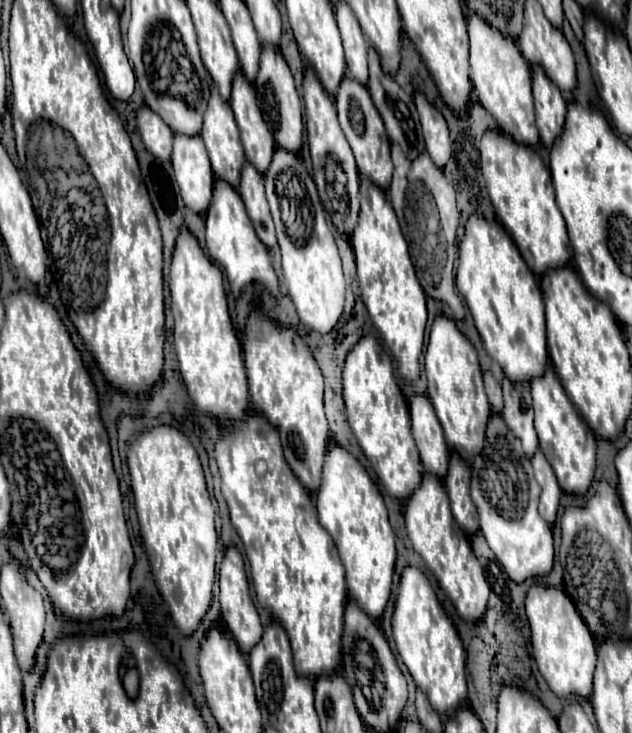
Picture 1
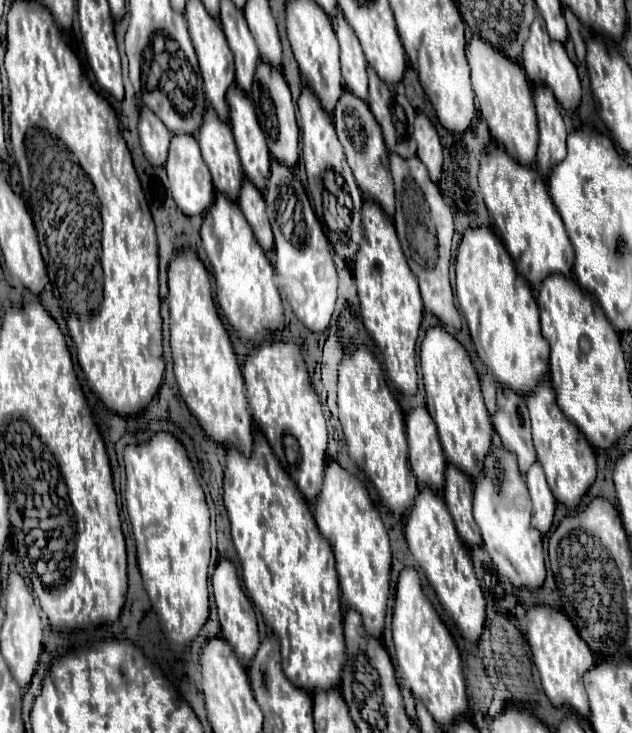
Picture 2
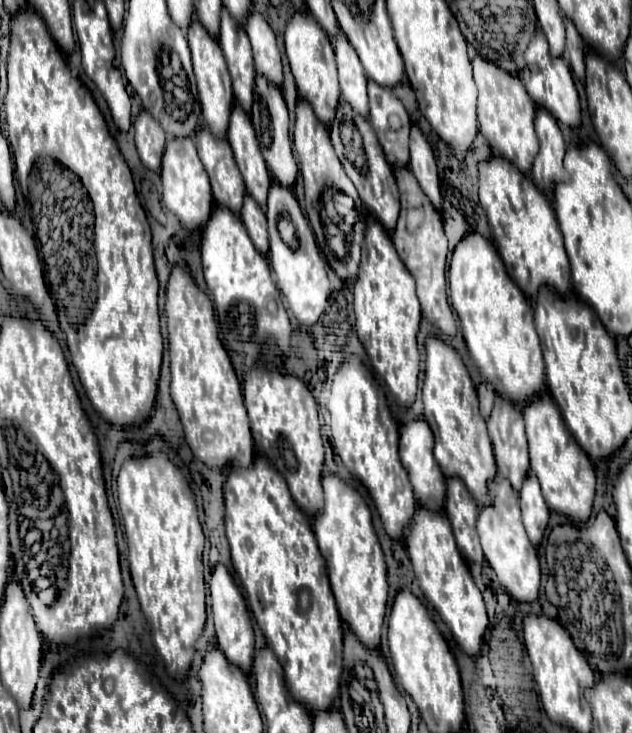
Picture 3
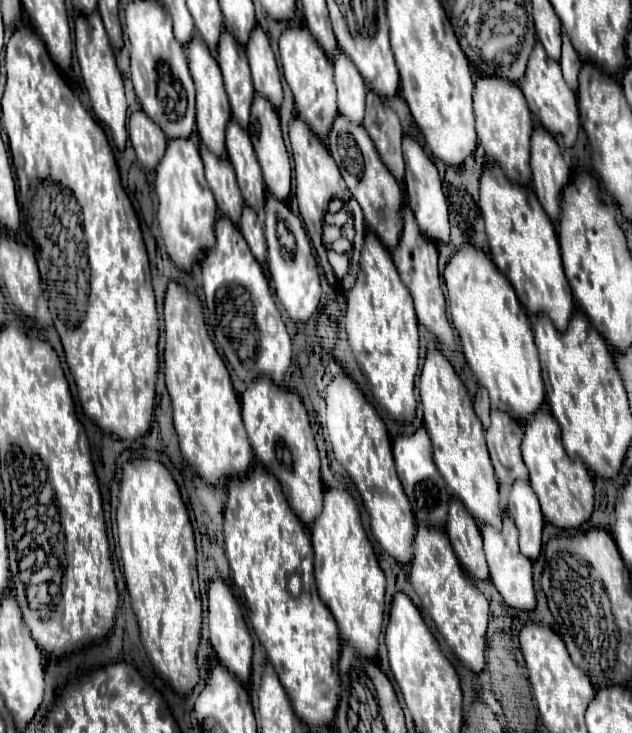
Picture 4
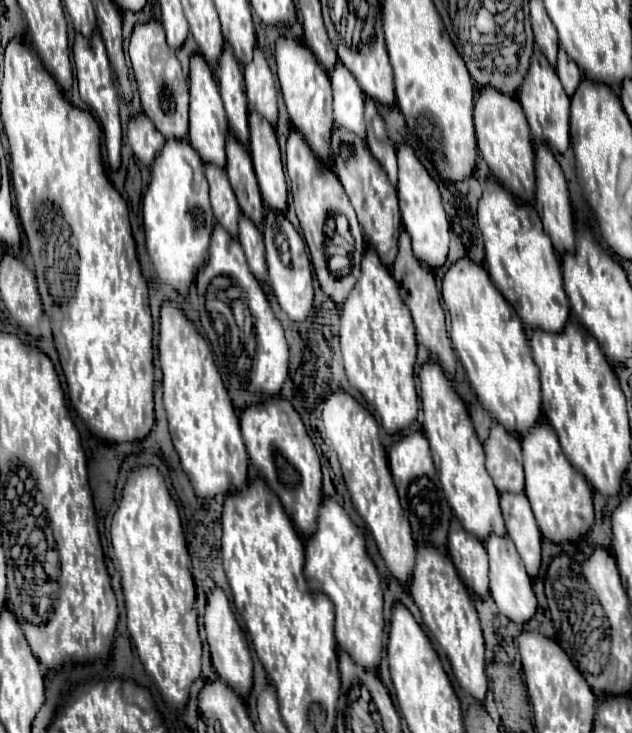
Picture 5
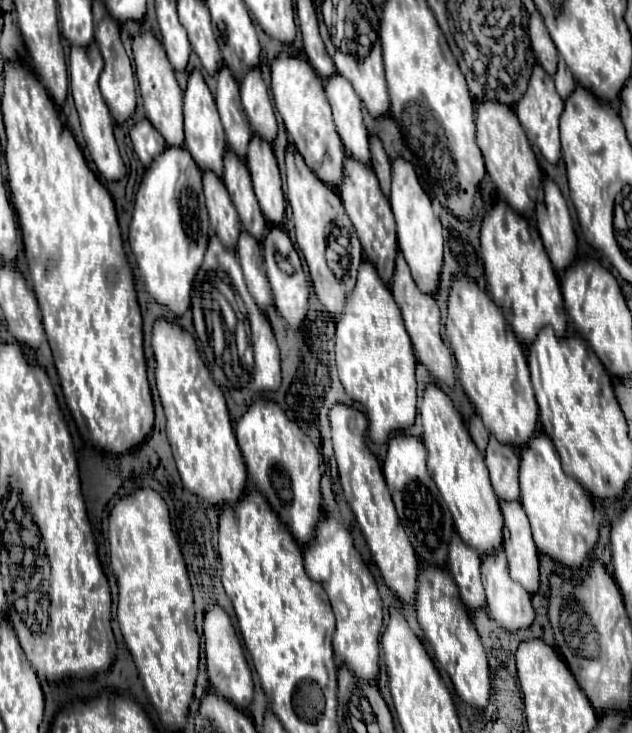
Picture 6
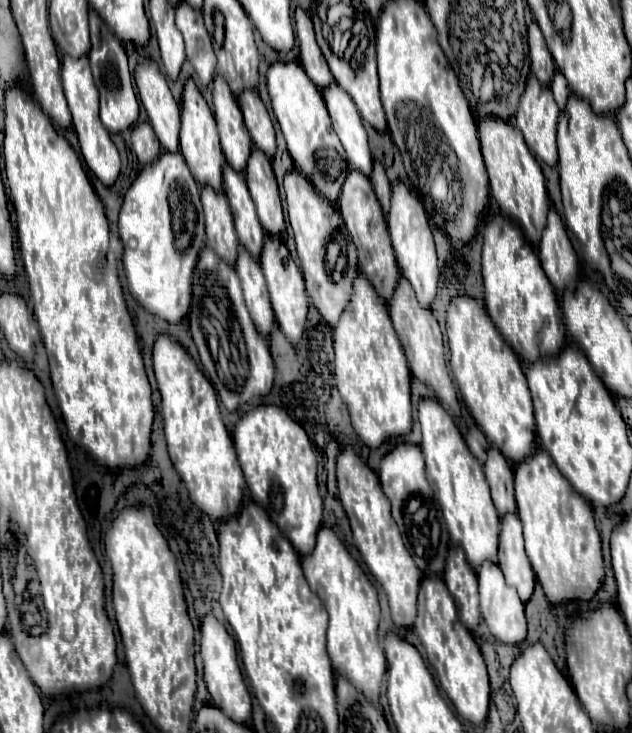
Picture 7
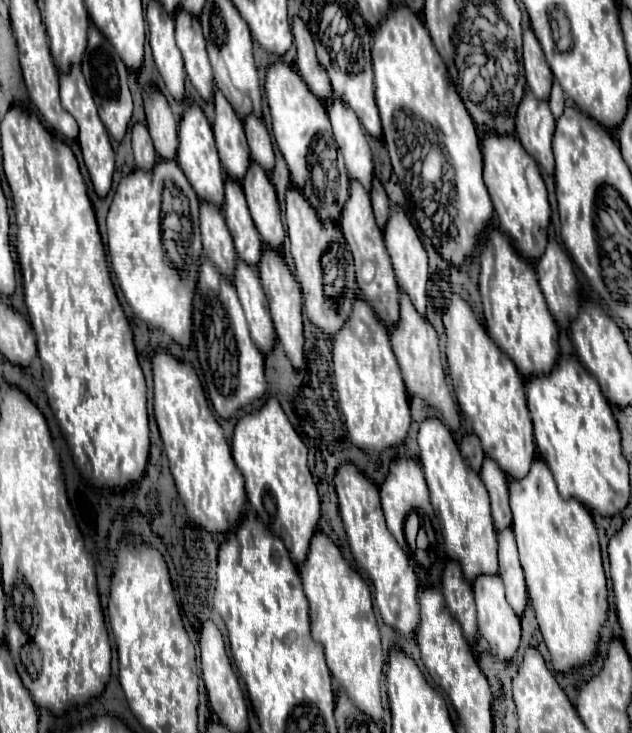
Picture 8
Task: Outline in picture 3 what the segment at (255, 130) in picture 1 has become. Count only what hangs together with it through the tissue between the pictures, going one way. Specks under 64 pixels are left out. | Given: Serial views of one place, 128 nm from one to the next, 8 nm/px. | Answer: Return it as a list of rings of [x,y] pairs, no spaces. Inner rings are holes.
[[[240,104],[232,106],[230,128],[228,128],[226,138],[234,150],[234,158],[236,158],[236,164],[240,168],[242,176],[244,176],[248,194],[254,196],[254,200],[260,206],[264,206],[272,178],[266,168],[264,156],[260,152],[260,142],[256,138],[252,120]]]

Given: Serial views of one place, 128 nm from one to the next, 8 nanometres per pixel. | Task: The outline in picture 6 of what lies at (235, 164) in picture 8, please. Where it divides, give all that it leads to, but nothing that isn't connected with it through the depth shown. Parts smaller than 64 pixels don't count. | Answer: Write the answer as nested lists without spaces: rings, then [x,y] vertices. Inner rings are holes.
[[[222,64],[222,68],[218,70],[218,88],[216,88],[214,98],[216,98],[220,118],[222,118],[224,132],[226,132],[228,148],[234,150],[244,160],[248,142],[252,138],[252,130],[240,102],[238,82],[226,64]]]

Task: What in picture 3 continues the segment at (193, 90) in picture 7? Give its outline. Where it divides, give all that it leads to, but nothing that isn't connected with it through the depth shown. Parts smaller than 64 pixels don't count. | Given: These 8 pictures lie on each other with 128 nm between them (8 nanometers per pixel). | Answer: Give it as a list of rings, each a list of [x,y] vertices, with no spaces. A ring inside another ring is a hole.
[[[196,16],[190,20],[190,26],[188,26],[188,42],[190,42],[190,50],[192,50],[192,64],[194,64],[194,74],[196,74],[204,122],[214,132],[214,136],[226,136],[230,108],[234,104],[234,94],[232,94],[230,72],[228,72],[226,60],[222,56],[222,48],[218,44],[218,40],[214,40],[206,32],[206,28],[202,26],[202,22]]]

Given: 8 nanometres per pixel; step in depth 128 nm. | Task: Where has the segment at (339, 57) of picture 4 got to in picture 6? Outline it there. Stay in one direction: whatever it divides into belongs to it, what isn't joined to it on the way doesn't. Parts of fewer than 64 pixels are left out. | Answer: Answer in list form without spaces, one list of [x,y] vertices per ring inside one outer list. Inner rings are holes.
[[[334,74],[330,76],[330,80],[324,80],[324,88],[344,148],[352,152],[356,160],[368,164],[370,152],[368,152],[368,132],[362,120],[362,100],[342,74]]]

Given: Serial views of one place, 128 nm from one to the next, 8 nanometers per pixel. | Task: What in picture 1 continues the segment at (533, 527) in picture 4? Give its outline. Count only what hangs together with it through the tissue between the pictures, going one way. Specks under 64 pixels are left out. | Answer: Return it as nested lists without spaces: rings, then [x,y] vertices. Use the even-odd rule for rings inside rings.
[[[538,450],[532,458],[532,466],[534,466],[534,474],[536,480],[542,488],[542,496],[540,496],[540,514],[548,524],[554,524],[556,520],[556,512],[558,512],[558,502],[560,502],[560,486],[556,480],[556,474],[552,470],[552,466],[548,464],[546,456],[542,450]]]

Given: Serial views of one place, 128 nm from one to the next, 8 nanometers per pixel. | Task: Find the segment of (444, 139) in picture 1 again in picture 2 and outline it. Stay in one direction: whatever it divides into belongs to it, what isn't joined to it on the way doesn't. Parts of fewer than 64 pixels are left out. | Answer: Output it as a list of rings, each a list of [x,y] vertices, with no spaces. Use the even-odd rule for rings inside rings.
[[[418,112],[414,122],[414,138],[418,140],[418,158],[426,164],[430,178],[436,182],[442,172],[442,144],[436,126],[424,112]]]

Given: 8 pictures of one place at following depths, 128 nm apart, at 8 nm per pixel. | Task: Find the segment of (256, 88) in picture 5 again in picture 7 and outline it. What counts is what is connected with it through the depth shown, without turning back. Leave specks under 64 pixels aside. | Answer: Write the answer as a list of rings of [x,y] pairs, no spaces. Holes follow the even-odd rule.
[[[244,90],[238,96],[238,102],[254,146],[272,156],[276,152],[276,132],[260,94],[256,90]]]

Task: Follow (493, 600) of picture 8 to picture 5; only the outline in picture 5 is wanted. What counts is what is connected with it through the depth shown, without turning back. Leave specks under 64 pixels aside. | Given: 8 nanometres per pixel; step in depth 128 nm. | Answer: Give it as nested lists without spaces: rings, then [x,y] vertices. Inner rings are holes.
[[[490,534],[488,540],[484,540],[484,546],[490,558],[490,594],[496,600],[500,612],[514,622],[528,622],[536,612],[536,596],[532,592],[532,580],[522,564],[522,558],[518,556],[514,542],[510,536]]]

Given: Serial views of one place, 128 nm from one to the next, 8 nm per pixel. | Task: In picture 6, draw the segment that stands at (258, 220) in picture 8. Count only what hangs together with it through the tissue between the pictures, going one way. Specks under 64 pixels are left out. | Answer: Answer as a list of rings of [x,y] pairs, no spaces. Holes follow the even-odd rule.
[[[254,134],[250,140],[250,146],[248,146],[246,162],[248,162],[250,174],[252,174],[256,198],[260,202],[260,208],[262,208],[266,220],[280,226],[284,220],[286,200],[284,200],[284,192],[282,192],[278,162],[276,162],[270,142],[266,142],[262,136]]]

